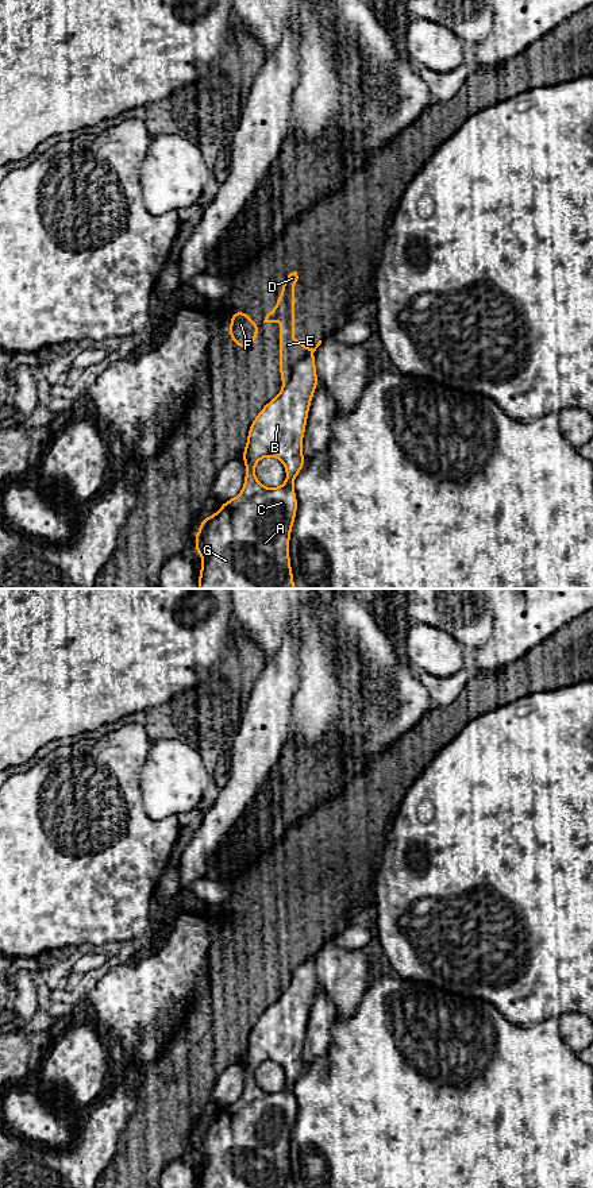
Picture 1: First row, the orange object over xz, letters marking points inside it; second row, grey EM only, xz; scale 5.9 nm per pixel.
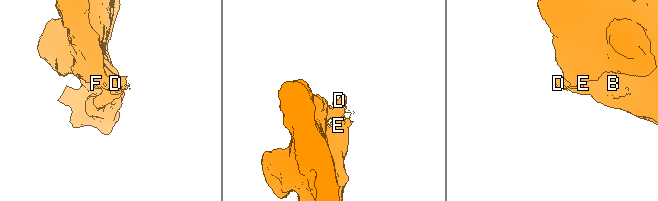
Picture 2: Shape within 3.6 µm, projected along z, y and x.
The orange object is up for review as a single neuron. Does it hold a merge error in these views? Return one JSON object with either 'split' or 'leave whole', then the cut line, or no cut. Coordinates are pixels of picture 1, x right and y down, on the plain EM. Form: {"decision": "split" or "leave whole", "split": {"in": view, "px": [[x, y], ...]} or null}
{"decision": "split", "split": {"in": "xz", "px": [[312, 959], [300, 963], [293, 969], [289, 986], [284, 991]]}}

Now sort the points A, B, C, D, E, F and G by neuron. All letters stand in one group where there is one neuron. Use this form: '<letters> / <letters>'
A B C G / D E F

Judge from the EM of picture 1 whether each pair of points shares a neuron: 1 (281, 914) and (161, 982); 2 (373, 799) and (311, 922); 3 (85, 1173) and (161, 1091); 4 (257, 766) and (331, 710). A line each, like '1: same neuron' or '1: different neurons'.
1: different neurons
2: same neuron
3: different neurons
4: different neurons

